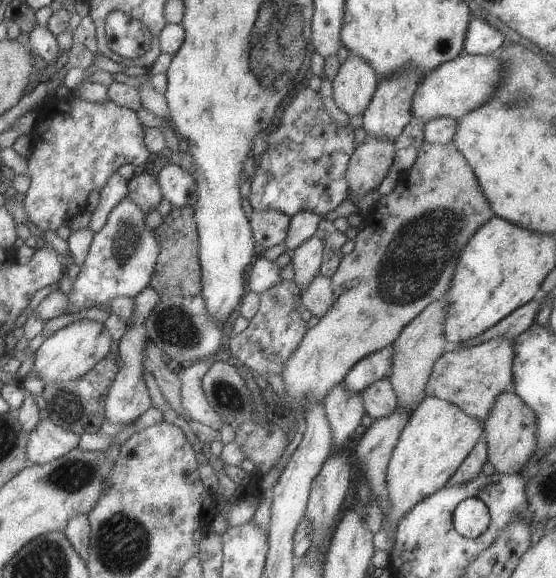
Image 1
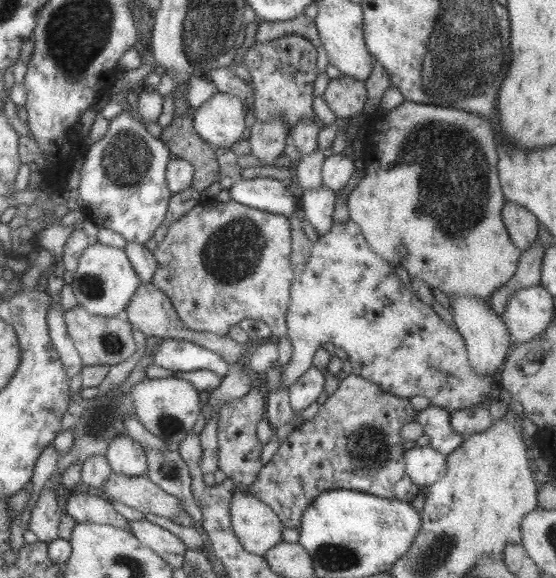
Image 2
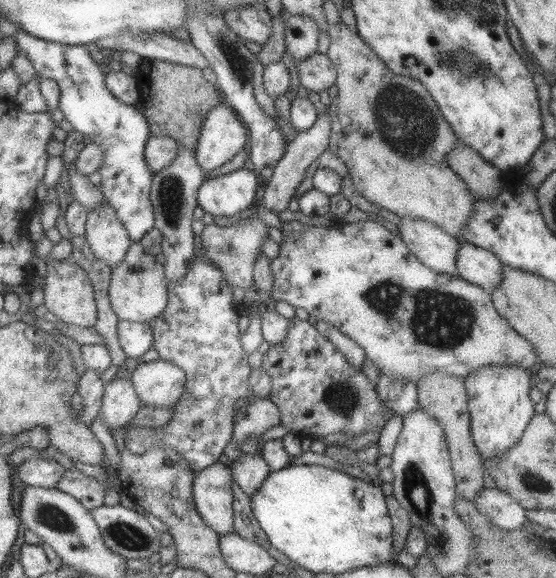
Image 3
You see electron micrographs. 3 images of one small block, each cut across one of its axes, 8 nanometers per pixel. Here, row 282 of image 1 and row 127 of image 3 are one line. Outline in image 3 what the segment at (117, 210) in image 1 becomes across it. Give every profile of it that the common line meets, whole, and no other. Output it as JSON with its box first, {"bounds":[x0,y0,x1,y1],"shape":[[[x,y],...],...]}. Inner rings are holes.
{"bounds":[11,32,154,243],"shape":[[[22,32],[13,33],[11,38],[15,46],[17,46],[18,52],[25,54],[29,59],[37,77],[52,79],[57,83],[57,88],[59,88],[57,108],[62,112],[65,120],[71,124],[72,129],[77,130],[82,135],[89,135],[91,141],[95,141],[97,145],[101,145],[102,149],[105,150],[102,163],[96,170],[101,176],[100,184],[97,187],[106,202],[115,211],[125,231],[128,232],[130,240],[133,243],[137,243],[147,231],[154,228],[154,214],[152,213],[150,201],[150,184],[154,172],[149,170],[143,156],[143,147],[150,134],[150,130],[140,107],[123,104],[123,102],[117,100],[107,91],[107,87],[103,83],[105,76],[101,72],[101,67],[93,61],[86,45],[47,42]]]}

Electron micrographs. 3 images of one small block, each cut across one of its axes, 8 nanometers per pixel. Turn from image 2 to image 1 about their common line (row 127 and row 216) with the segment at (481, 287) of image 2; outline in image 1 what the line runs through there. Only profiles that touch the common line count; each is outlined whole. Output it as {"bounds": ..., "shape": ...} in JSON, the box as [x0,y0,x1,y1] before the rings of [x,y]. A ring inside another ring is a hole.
{"bounds":[278,140,493,414],"shape":[[[423,140],[416,146],[416,149],[417,154],[413,164],[408,170],[401,171],[398,174],[398,181],[393,190],[386,196],[379,197],[378,203],[373,208],[373,210],[377,209],[377,214],[373,214],[377,220],[365,224],[363,228],[357,231],[357,235],[352,240],[353,250],[351,250],[349,254],[343,255],[341,262],[339,262],[335,272],[330,277],[333,293],[333,304],[331,308],[325,310],[325,314],[322,314],[318,322],[307,330],[301,342],[299,342],[299,346],[295,348],[295,352],[287,358],[287,362],[285,362],[285,366],[283,366],[283,372],[280,374],[280,378],[283,381],[283,392],[285,392],[285,398],[287,398],[287,400],[280,401],[278,408],[283,408],[283,410],[281,410],[282,412],[289,413],[289,410],[295,410],[295,412],[301,414],[303,413],[303,406],[305,406],[307,402],[322,402],[323,398],[325,398],[325,394],[329,392],[329,388],[333,388],[337,382],[341,382],[345,374],[353,368],[353,365],[358,360],[361,360],[365,355],[377,352],[377,350],[381,350],[385,348],[385,346],[392,344],[399,332],[401,332],[425,306],[430,302],[444,297],[445,294],[447,294],[449,284],[451,284],[453,272],[455,272],[455,266],[457,266],[457,260],[459,260],[459,254],[461,254],[461,250],[465,248],[467,240],[477,232],[479,226],[485,224],[485,222],[493,216],[489,202],[487,202],[487,198],[485,198],[475,178],[475,174],[473,174],[473,171],[469,168],[469,164],[465,162],[465,158],[461,156],[461,152],[453,146],[452,142],[447,144],[431,144]]]}

